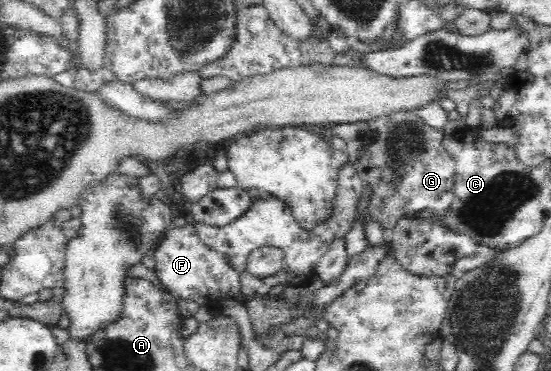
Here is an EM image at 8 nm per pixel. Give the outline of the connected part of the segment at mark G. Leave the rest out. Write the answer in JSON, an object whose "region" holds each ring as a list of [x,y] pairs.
{"region":[[[400,110],[368,121],[328,125],[326,129],[346,141],[349,164],[355,168],[362,181],[372,186],[369,215],[380,222],[385,230],[393,229],[398,221],[413,219],[417,211],[430,210],[438,219],[448,209],[453,200],[455,165],[443,144],[445,133],[426,125],[413,110]]]}

